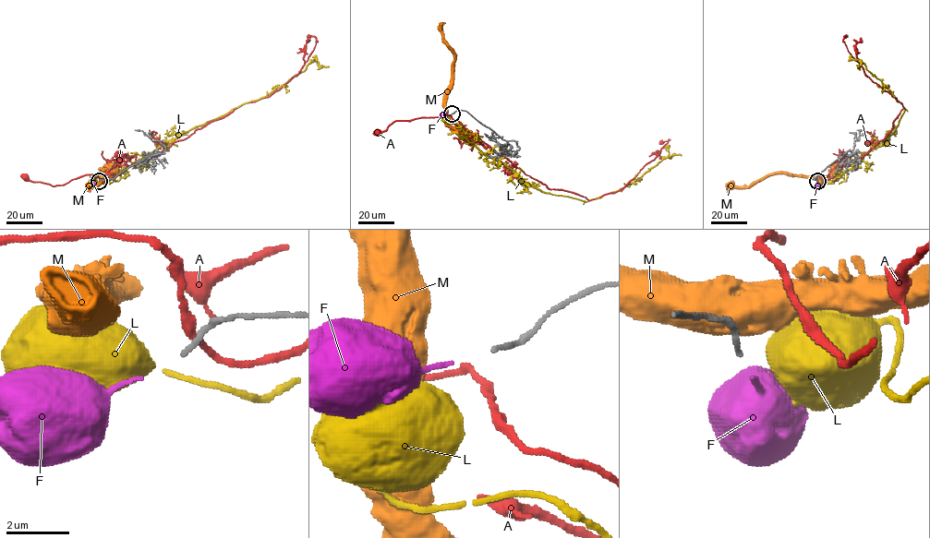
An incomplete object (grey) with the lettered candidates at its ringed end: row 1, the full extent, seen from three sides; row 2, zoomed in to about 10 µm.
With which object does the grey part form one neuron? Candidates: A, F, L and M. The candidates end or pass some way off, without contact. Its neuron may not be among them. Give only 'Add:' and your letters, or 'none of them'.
Add: F

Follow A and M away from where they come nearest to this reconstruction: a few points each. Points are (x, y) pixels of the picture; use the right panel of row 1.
A: (821, 180), (818, 174), (824, 185), (825, 182), (833, 182), (837, 176)
M: (817, 179), (771, 173), (748, 186), (728, 185), (726, 189)

